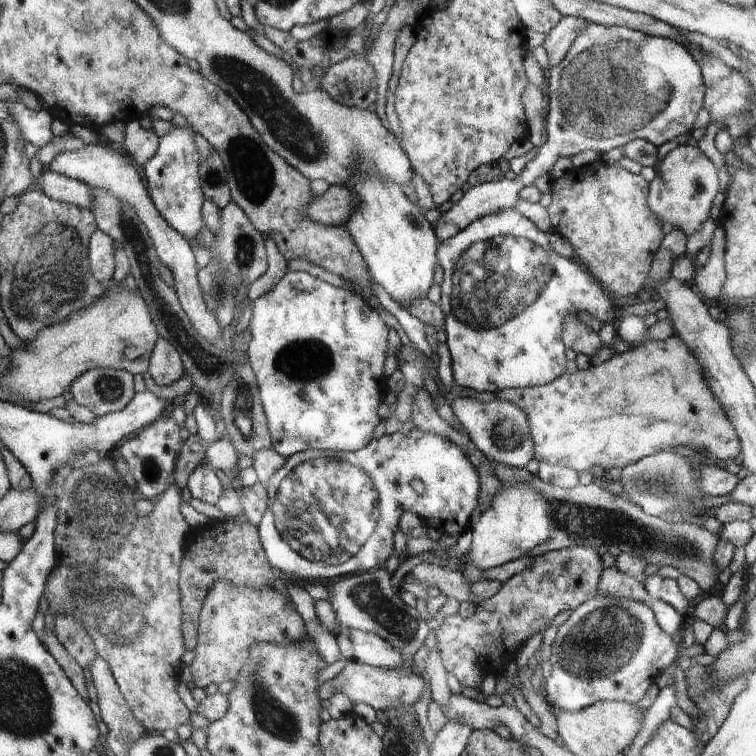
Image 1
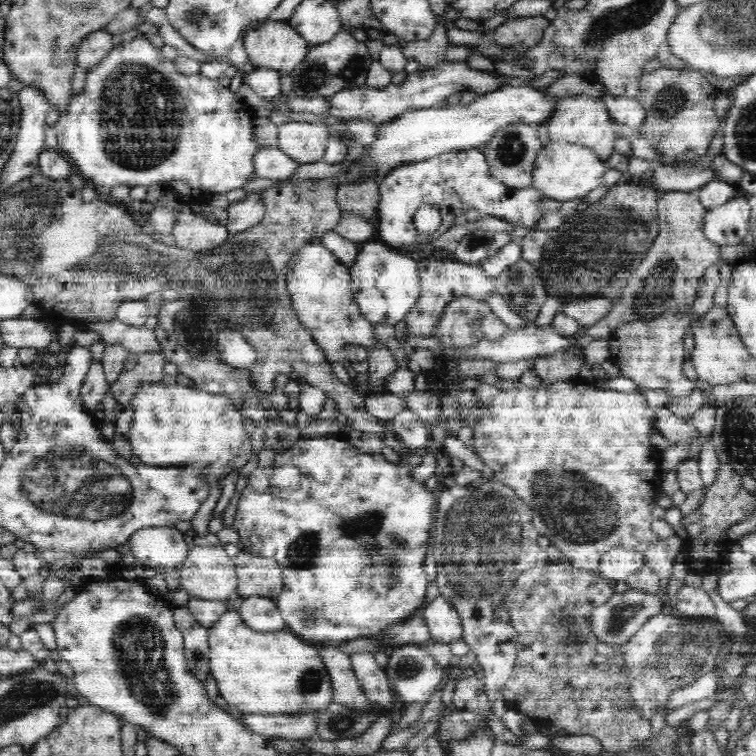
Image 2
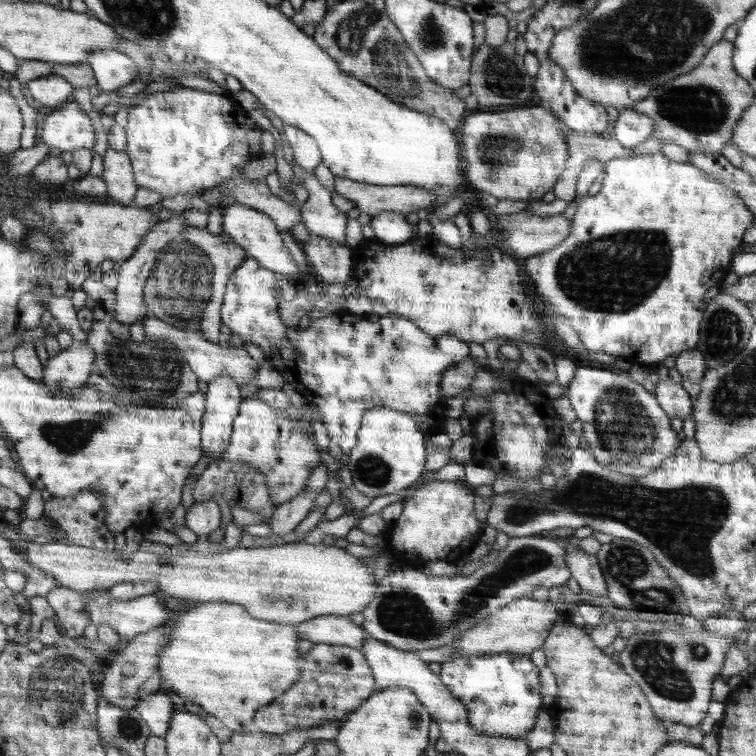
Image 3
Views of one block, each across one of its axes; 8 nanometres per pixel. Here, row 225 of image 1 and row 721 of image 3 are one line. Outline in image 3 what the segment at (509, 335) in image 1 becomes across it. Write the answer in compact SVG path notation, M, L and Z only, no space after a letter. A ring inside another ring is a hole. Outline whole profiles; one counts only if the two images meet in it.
M501 653L495 656L474 656L468 659L446 661L442 664L439 679L448 691L462 701L469 715L469 724L488 735L508 735L526 739L526 732L534 727L536 714L543 707L539 694L539 669L532 663L530 656Z

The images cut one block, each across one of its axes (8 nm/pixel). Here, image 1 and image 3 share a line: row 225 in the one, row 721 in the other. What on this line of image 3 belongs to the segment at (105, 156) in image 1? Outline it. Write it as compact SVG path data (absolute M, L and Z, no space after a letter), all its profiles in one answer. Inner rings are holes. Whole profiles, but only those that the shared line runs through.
M159 691L138 701L133 710L142 718L152 735L165 738L170 718L176 708L172 700Z

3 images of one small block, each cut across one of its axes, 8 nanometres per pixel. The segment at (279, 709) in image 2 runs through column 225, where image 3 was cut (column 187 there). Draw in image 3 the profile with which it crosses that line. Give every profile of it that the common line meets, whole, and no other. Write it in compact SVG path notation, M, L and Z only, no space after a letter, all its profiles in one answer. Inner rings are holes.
M214 601L199 603L196 607L192 608L192 610L184 612L184 614L170 626L170 641L159 653L159 676L162 677L160 690L162 689L162 683L164 683L166 687L170 687L170 691L176 693L184 702L188 700L195 703L201 715L208 714L214 716L234 733L250 733L250 726L253 724L253 722L250 722L250 718L255 716L254 712L262 710L266 707L266 704L270 704L276 697L280 697L286 690L291 689L291 687L295 685L296 680L300 677L301 662L298 662L298 660L301 660L304 654L302 654L302 650L298 652L298 642L300 642L298 626L292 623L282 624L256 618L248 613L245 606L240 604Z

